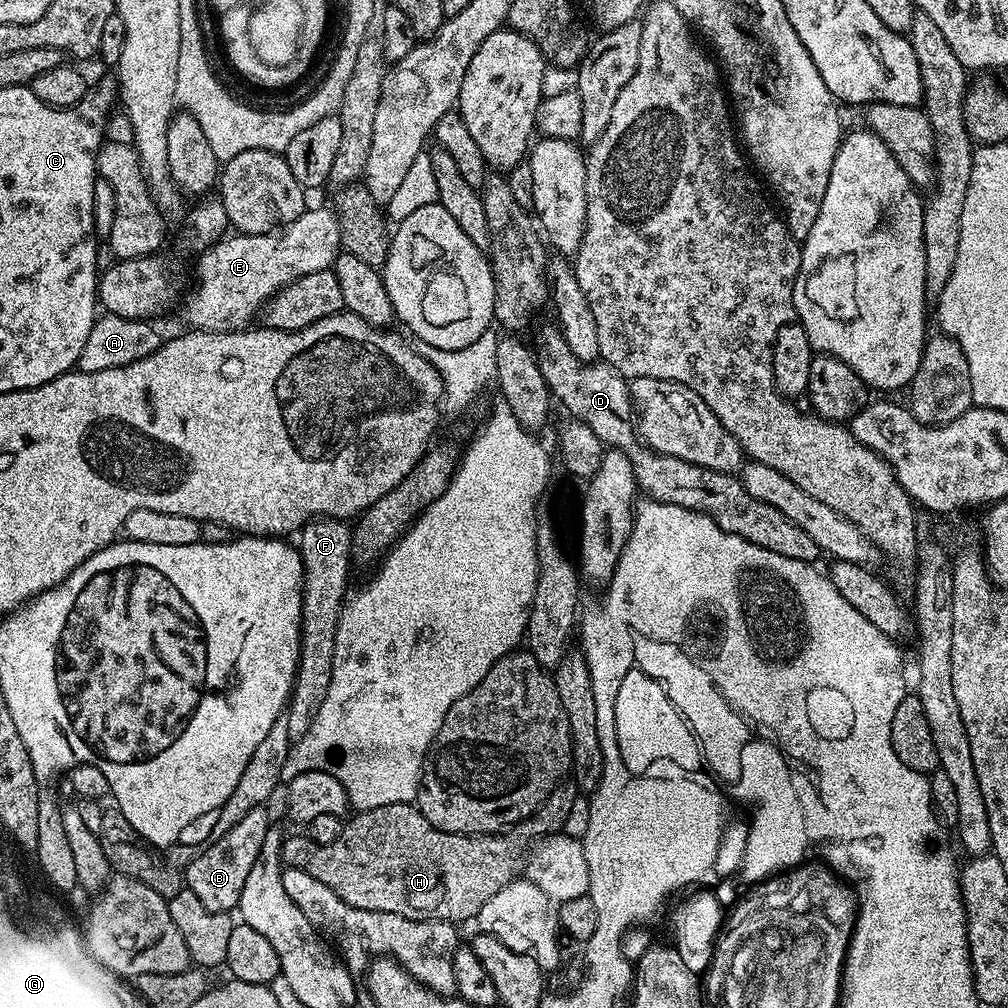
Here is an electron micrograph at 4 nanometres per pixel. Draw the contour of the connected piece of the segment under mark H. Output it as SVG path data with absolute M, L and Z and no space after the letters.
M561 782L530 818L513 824L503 834L486 836L463 836L438 830L426 822L415 803L378 806L365 812L357 811L356 817L353 815L345 823L337 841L329 844L314 842L307 834L289 835L282 846L281 858L287 867L306 870L310 878L318 878L318 882L330 886L342 902L358 906L358 910L378 910L411 920L448 920L460 926L463 920L475 921L478 910L486 906L487 900L498 894L502 886L517 879L526 853L537 840L549 834L563 833L563 824L577 795L575 783Z

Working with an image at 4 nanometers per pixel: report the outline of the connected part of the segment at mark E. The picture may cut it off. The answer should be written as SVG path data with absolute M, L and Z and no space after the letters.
M328 206L309 207L279 235L229 235L199 253L200 265L196 272L200 275L200 285L188 300L188 320L192 323L189 325L205 332L236 332L236 324L242 328L250 324L251 316L258 312L257 301L268 300L285 285L301 280L306 274L332 268L341 251L339 222Z

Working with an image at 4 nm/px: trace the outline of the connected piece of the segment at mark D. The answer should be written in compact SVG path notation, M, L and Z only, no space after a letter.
M549 322L541 326L540 333L536 336L536 344L534 343L534 353L538 369L542 372L555 403L560 403L571 419L590 426L590 430L594 430L594 434L598 434L600 441L609 449L628 455L634 470L636 487L647 499L701 512L724 532L734 534L738 538L746 538L754 542L754 546L774 550L774 554L809 562L821 559L822 553L814 538L798 530L798 526L794 526L790 518L774 510L774 506L758 502L735 475L687 464L685 460L673 456L661 456L641 443L636 435L629 381L619 376L609 364L587 364L574 358L570 346L566 346L566 338L562 338L555 323Z

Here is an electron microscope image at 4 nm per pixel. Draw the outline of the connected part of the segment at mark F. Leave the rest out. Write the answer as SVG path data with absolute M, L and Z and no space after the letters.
M332 517L310 520L301 529L298 539L304 570L300 658L295 686L284 718L287 722L287 736L293 743L300 741L309 732L330 686L337 624L346 600L344 594L350 572L350 554L353 555L354 552L354 534L351 527L345 521Z

